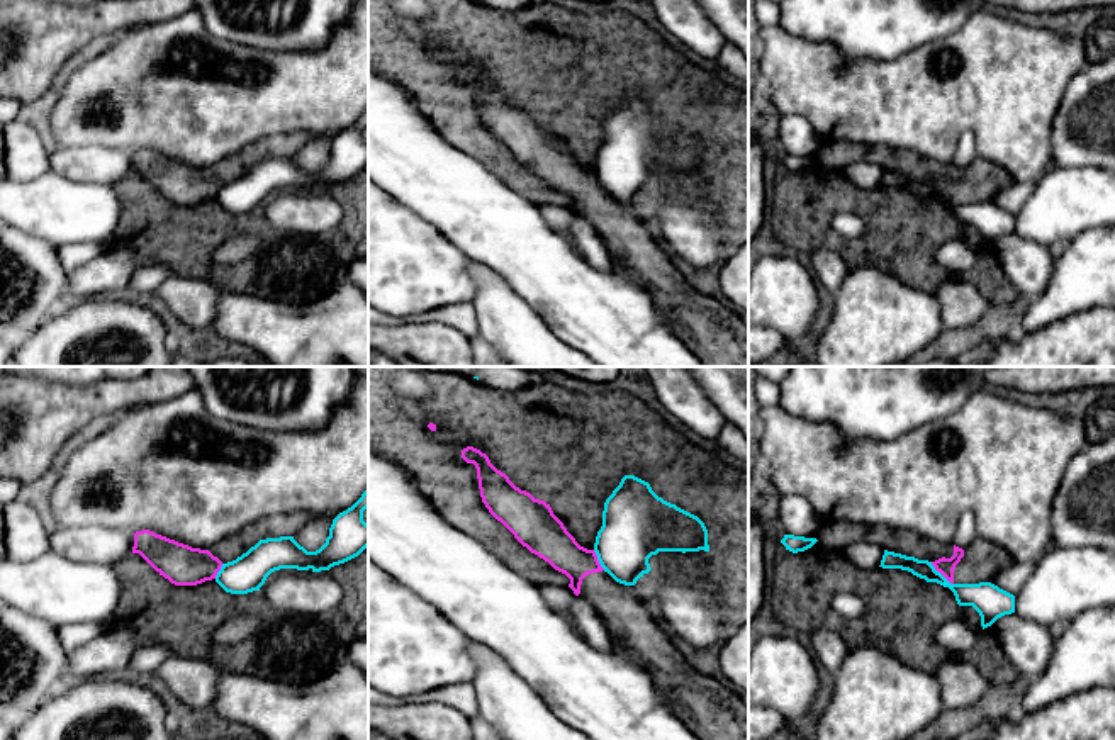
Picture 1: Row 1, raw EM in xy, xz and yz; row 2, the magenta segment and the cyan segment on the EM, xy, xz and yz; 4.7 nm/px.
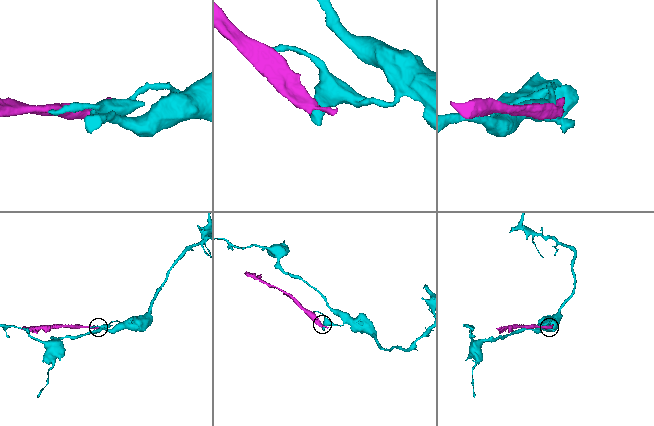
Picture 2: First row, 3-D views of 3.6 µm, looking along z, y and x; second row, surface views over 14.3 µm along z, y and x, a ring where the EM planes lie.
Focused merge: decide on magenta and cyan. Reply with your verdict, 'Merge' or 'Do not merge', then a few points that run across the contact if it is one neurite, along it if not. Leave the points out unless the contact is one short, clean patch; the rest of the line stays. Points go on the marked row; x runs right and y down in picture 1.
Do not merge

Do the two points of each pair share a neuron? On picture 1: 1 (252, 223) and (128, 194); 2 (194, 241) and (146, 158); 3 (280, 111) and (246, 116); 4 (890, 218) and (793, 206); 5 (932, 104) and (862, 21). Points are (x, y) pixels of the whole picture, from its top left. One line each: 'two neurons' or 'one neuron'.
1: one neuron
2: two neurons
3: one neuron
4: one neuron
5: two neurons

